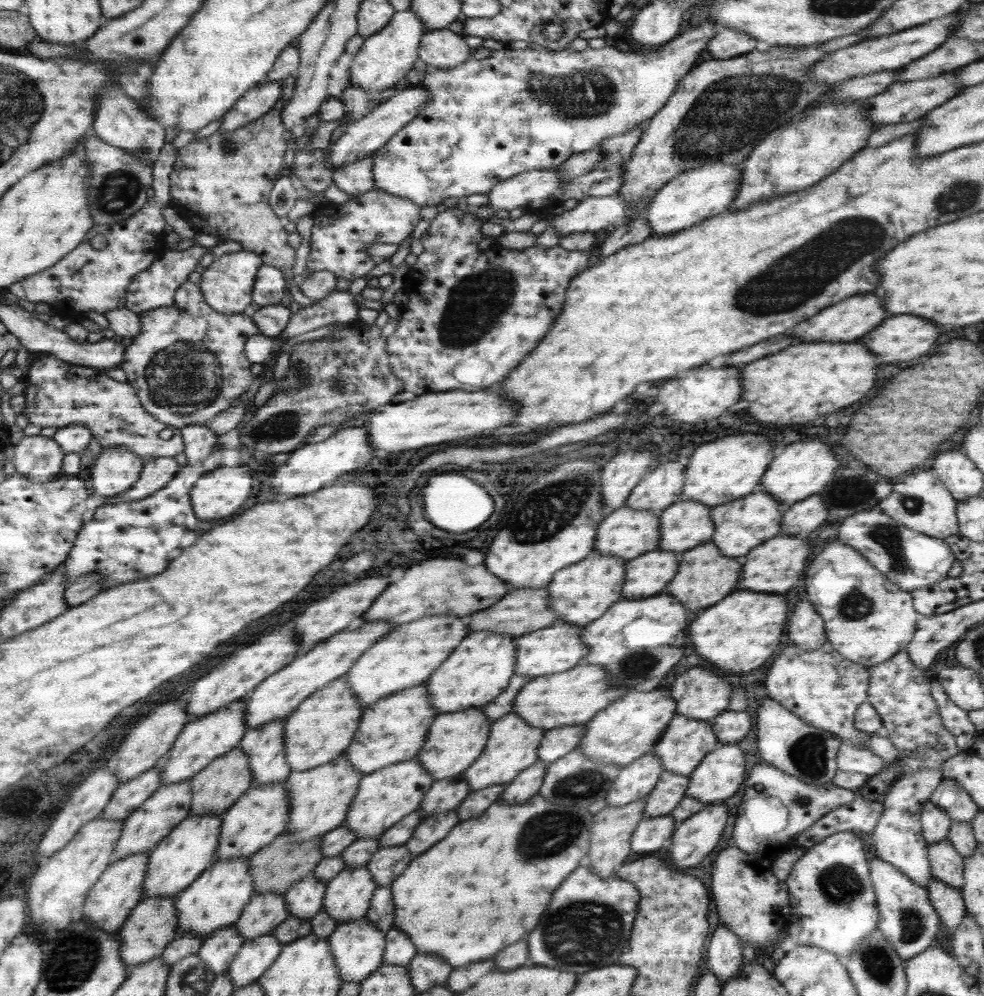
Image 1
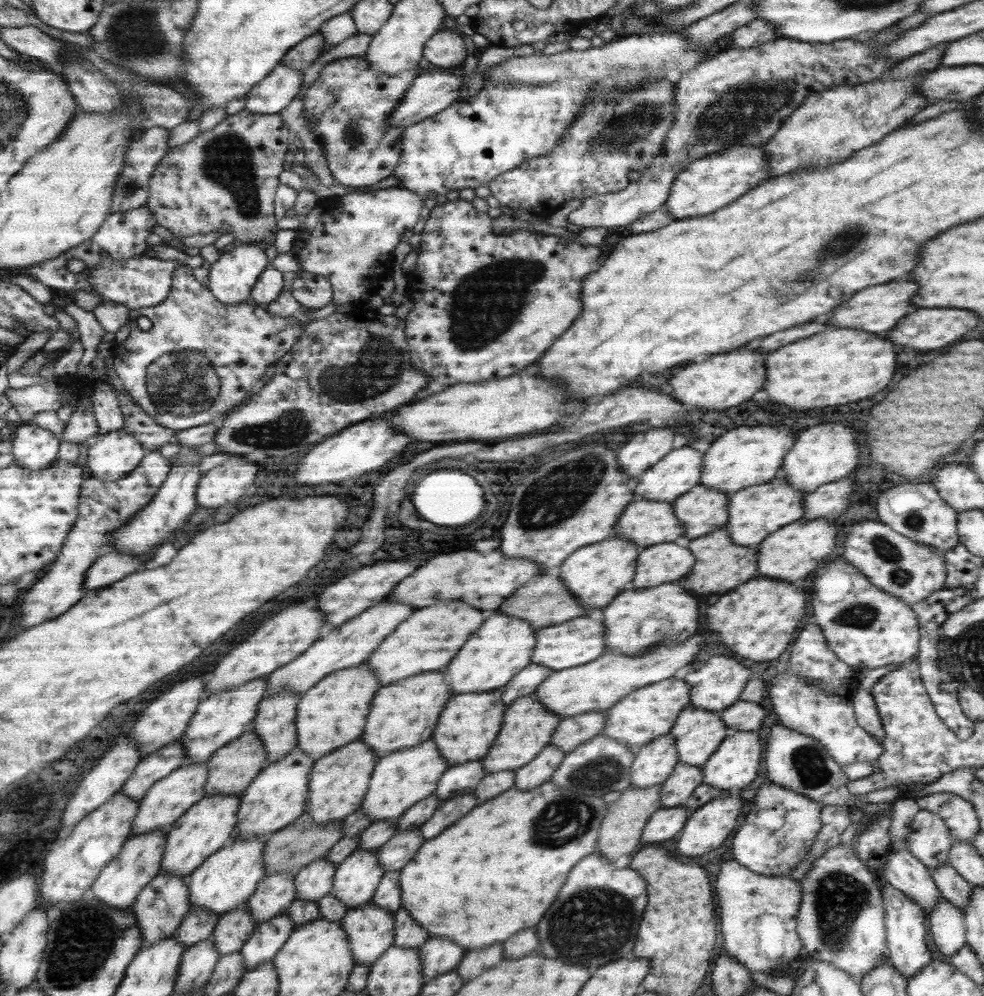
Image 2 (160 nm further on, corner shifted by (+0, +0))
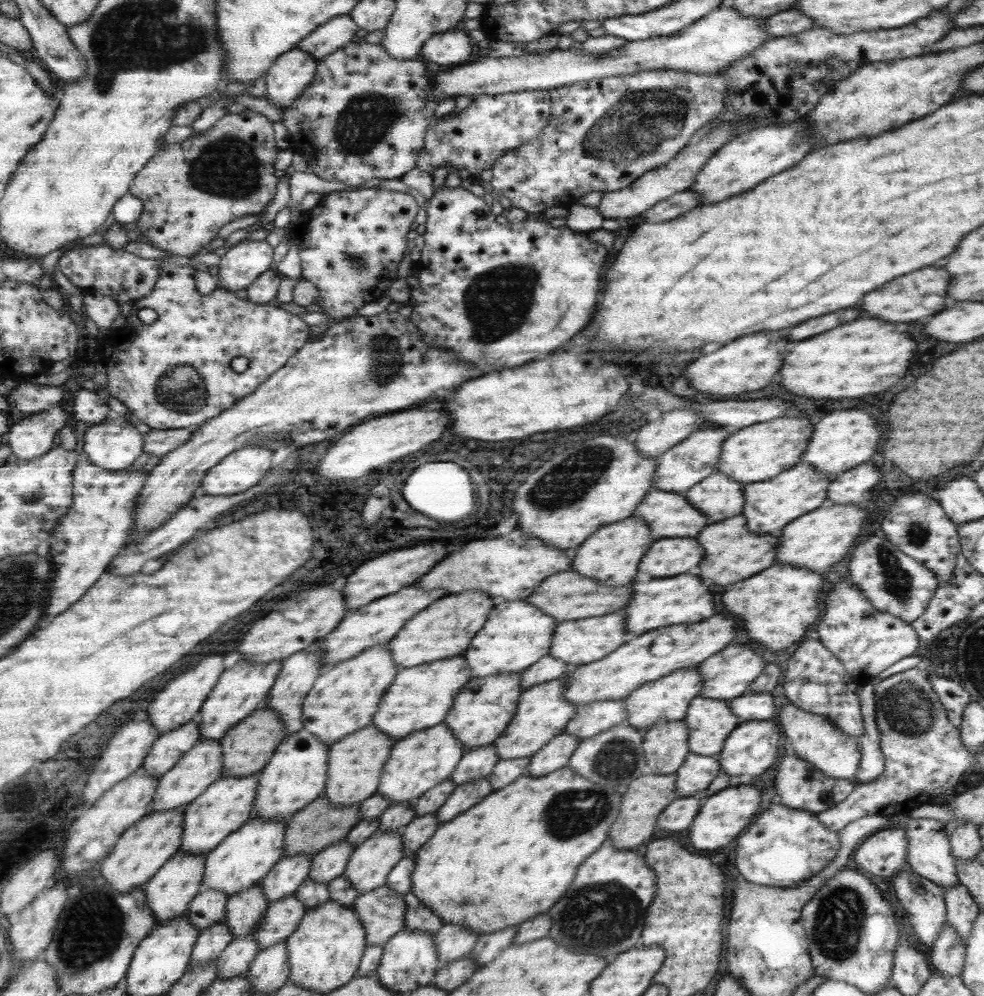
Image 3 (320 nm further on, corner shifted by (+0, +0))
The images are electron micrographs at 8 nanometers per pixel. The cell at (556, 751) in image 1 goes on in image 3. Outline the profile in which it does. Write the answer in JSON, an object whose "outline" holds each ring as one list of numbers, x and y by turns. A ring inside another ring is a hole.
{"outline":[[624,699,598,700,576,707,563,732,581,740,604,733,625,718]]}

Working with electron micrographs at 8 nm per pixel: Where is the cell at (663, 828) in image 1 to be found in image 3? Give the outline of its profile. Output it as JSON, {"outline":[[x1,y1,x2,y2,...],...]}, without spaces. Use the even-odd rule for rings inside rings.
{"outline":[[699,795,691,797,677,796,657,815,657,830,679,832,679,830,689,828,701,803,702,799]]}

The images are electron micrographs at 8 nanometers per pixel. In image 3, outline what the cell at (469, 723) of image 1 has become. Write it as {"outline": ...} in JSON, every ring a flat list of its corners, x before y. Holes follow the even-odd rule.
{"outline":[[498,672,484,677,470,678,464,684,464,687,457,692,444,718,444,723,451,729,454,739,461,743,464,752,492,743,505,730,506,723,511,720,518,696,522,691,519,686,520,673]]}

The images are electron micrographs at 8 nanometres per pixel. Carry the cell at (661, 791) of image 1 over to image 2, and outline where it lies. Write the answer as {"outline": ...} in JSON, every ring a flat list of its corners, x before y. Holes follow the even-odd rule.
{"outline":[[677,763,669,776,660,784,661,807,681,806,692,794,693,789,702,783,702,767]]}

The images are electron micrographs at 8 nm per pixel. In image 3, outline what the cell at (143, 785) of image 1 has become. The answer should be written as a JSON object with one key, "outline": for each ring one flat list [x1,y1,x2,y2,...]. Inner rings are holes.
{"outline":[[196,719,161,733,144,756,139,772,159,778,199,739,200,730]]}

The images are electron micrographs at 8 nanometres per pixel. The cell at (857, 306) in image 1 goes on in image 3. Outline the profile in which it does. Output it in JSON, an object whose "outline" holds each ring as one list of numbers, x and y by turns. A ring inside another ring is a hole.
{"outline":[[921,268,917,272,909,272,905,276,897,276,889,282,885,282,877,292,869,292,863,296,859,308,869,314,871,318,885,320,889,324,893,322,929,322,933,314,943,310,945,302,945,292,949,286,949,274,941,268]]}

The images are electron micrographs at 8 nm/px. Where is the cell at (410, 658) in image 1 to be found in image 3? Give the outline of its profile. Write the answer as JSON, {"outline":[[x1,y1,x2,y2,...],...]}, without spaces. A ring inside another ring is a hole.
{"outline":[[469,590,447,594,441,600,429,604,429,608,417,612,417,616,413,616,411,620,407,620,405,626,385,646,398,670,459,655,466,649,465,646,469,646,469,640,475,636,475,632,483,626,489,610,491,598,485,592]]}

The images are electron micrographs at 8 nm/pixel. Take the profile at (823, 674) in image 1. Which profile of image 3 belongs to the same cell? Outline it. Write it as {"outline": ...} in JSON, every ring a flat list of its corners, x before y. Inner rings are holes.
{"outline":[[787,701,778,714,778,720,785,736,785,748,801,760,806,760,813,768,831,778,852,779,861,756,858,743,848,740,826,716,811,714]]}

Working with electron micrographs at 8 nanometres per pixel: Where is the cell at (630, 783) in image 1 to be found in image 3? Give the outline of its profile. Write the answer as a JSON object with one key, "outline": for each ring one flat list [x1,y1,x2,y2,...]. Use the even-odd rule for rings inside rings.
{"outline":[[657,721,652,724,643,733,642,749,649,773,674,773,689,754,685,721]]}

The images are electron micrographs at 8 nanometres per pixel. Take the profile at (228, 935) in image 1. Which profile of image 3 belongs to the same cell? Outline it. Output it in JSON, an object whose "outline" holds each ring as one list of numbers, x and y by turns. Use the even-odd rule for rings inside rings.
{"outline":[[259,884,229,896,225,903,223,924,229,928,232,938,252,934,265,914,267,905]]}

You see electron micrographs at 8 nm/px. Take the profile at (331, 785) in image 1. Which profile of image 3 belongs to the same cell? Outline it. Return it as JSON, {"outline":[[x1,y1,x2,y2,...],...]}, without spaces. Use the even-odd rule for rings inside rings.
{"outline":[[373,724,354,730,328,746,325,797,334,806,349,806,371,796,379,784,381,769,394,742]]}

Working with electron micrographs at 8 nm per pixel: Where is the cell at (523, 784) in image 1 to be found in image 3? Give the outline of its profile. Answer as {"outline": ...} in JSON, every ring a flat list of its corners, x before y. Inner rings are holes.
{"outline":[[565,732,553,736,529,757,527,774,538,777,564,767,579,739]]}

